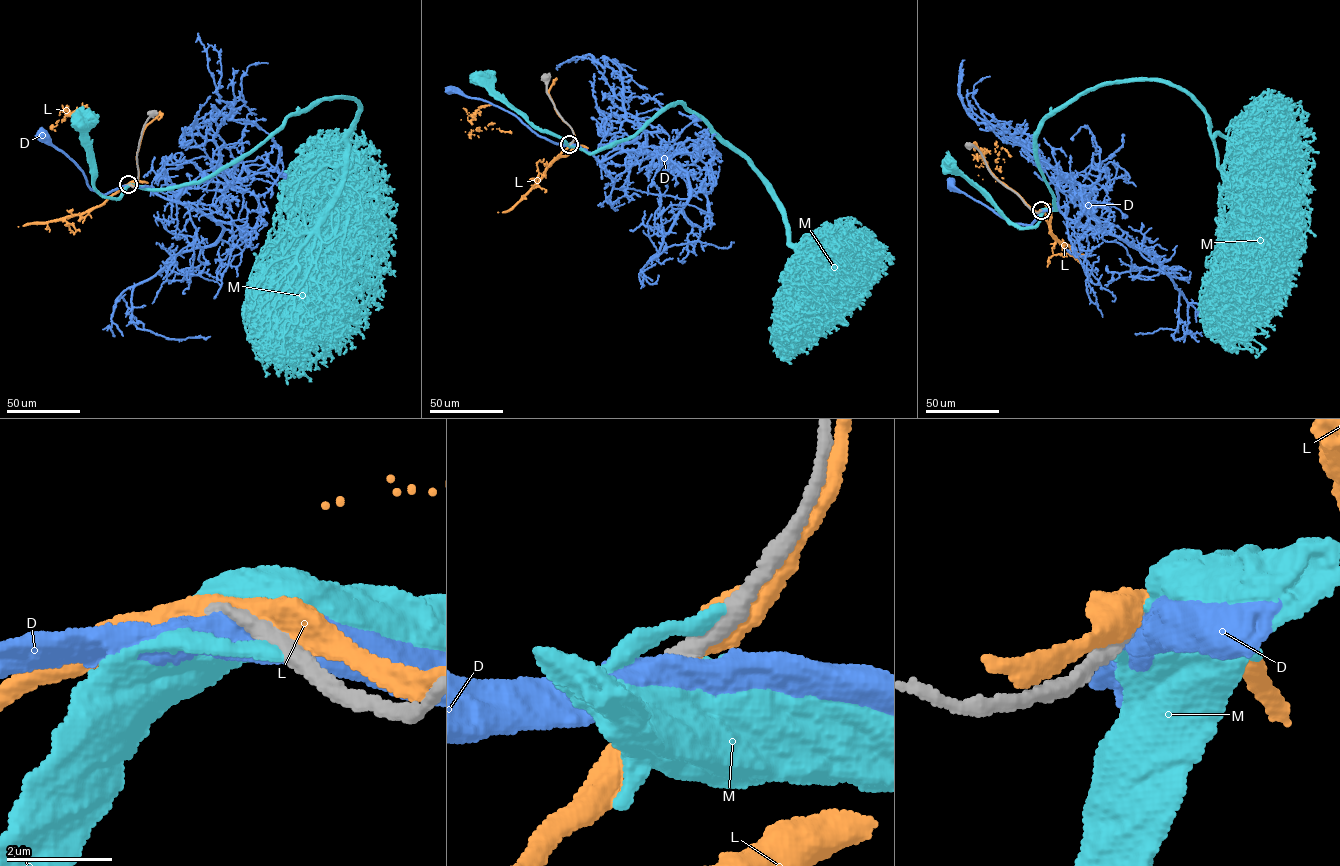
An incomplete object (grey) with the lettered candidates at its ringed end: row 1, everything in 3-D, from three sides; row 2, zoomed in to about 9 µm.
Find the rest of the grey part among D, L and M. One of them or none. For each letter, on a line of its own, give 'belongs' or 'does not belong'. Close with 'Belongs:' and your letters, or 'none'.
D: does not belong
L: does not belong
M: does not belong
Belongs: none

